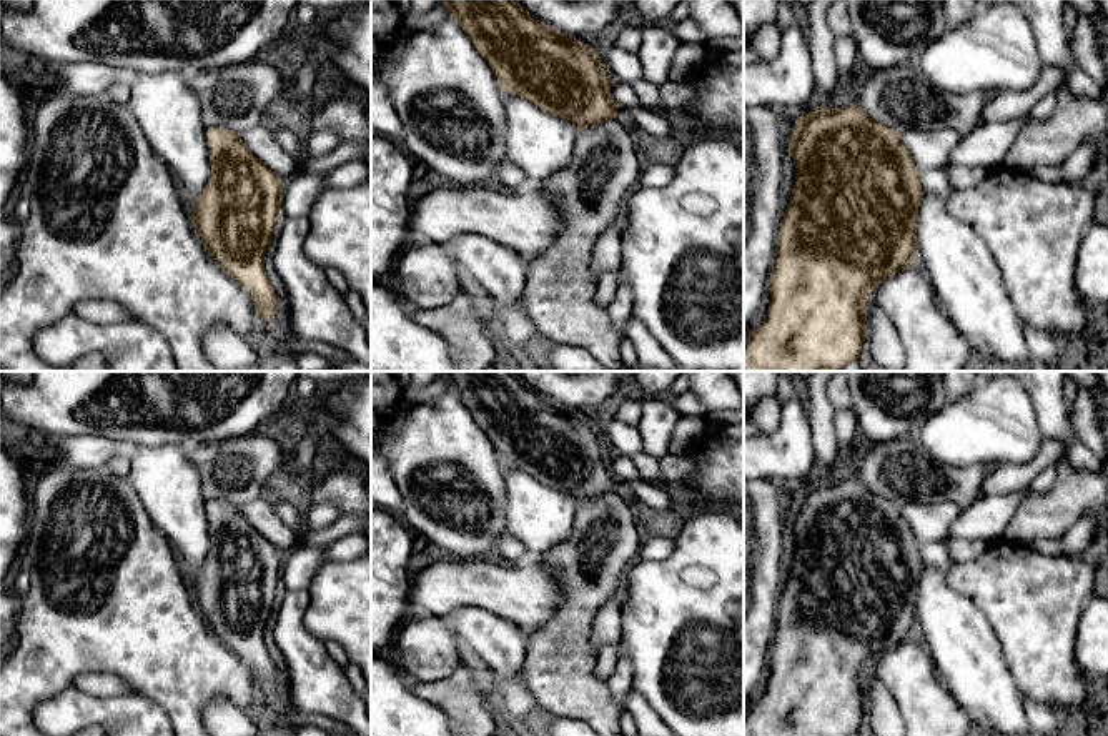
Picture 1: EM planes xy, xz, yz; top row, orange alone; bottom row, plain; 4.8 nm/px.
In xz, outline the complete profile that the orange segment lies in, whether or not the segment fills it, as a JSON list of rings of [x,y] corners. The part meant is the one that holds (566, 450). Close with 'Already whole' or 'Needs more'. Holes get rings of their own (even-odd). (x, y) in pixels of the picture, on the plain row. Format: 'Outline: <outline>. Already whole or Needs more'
Outline: [[[441,371],[441,375],[489,436],[502,463],[529,473],[544,485],[567,491],[577,503],[571,535],[552,550],[539,554],[537,563],[551,571],[562,589],[562,603],[539,629],[529,634],[526,659],[517,674],[519,684],[524,684],[537,703],[556,718],[582,719],[601,736],[622,736],[619,729],[621,708],[612,699],[607,681],[596,676],[597,653],[591,644],[591,631],[596,613],[611,598],[634,559],[639,558],[646,535],[627,501],[616,493],[619,480],[611,470],[614,453],[592,418],[561,408],[552,400],[532,391],[512,371]]]. Needs more

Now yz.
Outline: [[[905,436],[873,443],[872,450],[858,460],[858,473],[855,476],[842,481],[820,478],[797,493],[789,508],[789,528],[795,536],[795,558],[777,608],[775,638],[769,656],[770,676],[764,696],[757,703],[750,703],[744,711],[744,736],[850,736],[858,733],[860,723],[865,718],[865,681],[872,663],[882,653],[898,646],[917,633],[917,586],[923,563],[920,558],[920,545],[902,515],[902,506],[910,501],[923,505],[953,501],[962,510],[968,508],[982,498],[982,486],[988,473],[990,468],[982,465],[957,468],[938,463],[925,451],[917,436]]]. Needs more

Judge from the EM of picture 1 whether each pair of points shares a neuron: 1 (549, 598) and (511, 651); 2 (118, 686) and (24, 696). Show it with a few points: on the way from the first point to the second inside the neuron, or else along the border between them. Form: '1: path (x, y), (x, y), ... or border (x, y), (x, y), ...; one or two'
1: border (489, 611), (518, 625), (528, 635); two
2: border (113, 673), (82, 673), (72, 685); two

